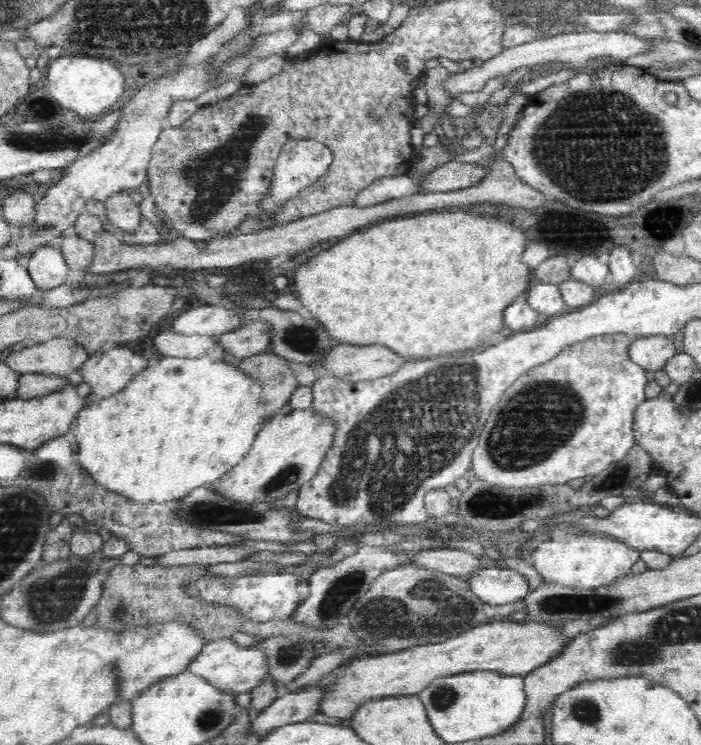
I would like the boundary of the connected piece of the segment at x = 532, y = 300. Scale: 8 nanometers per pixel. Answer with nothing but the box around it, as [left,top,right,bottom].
[527,281,567,318]

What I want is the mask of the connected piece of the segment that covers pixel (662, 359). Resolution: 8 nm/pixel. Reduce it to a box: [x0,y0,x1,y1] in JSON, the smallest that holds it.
[630,335,680,371]

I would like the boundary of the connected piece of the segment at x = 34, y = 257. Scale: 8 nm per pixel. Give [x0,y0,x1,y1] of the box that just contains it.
[29,245,68,288]

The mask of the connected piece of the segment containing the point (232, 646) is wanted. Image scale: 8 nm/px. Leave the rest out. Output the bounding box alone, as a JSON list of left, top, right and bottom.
[187,638,270,694]

